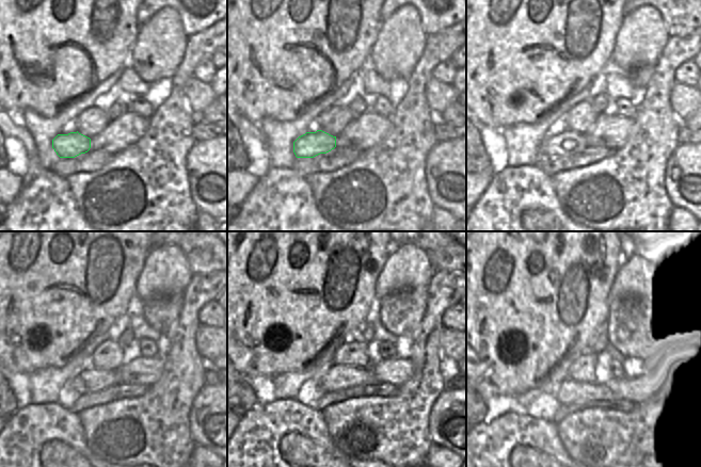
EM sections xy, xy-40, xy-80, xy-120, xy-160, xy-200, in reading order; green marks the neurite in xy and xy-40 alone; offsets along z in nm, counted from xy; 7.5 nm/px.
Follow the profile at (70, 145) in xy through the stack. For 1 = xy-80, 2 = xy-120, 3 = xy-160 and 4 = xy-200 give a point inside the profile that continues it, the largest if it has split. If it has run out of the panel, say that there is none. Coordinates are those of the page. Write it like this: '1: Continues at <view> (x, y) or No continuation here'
1: Continues at xy-80 (562, 142)
2: Continues at xy-120 (90, 380)
3: Continues at xy-160 (336, 377)
4: Continues at xy-200 (583, 369).

